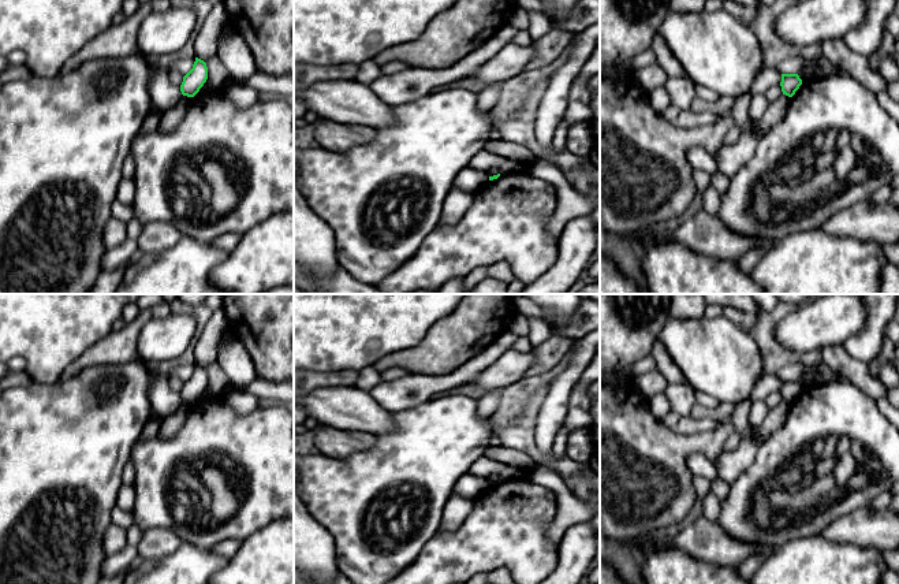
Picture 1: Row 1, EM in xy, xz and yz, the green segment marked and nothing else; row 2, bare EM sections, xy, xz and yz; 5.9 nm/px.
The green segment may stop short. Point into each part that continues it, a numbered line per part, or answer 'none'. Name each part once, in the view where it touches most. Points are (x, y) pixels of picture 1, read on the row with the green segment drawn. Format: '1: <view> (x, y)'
none

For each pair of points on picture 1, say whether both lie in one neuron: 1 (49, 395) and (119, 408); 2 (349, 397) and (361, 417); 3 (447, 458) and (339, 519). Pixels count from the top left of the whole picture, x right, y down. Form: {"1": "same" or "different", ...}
{"1": "same", "2": "same", "3": "same"}

